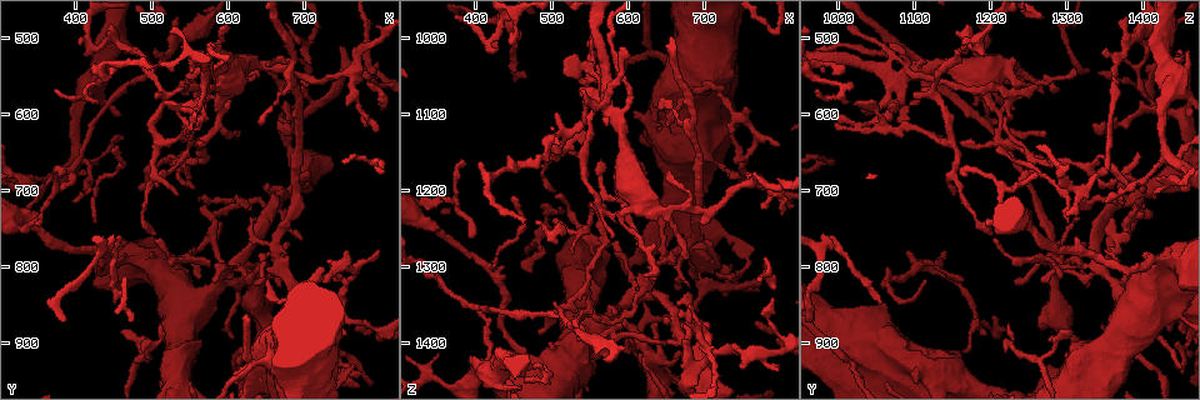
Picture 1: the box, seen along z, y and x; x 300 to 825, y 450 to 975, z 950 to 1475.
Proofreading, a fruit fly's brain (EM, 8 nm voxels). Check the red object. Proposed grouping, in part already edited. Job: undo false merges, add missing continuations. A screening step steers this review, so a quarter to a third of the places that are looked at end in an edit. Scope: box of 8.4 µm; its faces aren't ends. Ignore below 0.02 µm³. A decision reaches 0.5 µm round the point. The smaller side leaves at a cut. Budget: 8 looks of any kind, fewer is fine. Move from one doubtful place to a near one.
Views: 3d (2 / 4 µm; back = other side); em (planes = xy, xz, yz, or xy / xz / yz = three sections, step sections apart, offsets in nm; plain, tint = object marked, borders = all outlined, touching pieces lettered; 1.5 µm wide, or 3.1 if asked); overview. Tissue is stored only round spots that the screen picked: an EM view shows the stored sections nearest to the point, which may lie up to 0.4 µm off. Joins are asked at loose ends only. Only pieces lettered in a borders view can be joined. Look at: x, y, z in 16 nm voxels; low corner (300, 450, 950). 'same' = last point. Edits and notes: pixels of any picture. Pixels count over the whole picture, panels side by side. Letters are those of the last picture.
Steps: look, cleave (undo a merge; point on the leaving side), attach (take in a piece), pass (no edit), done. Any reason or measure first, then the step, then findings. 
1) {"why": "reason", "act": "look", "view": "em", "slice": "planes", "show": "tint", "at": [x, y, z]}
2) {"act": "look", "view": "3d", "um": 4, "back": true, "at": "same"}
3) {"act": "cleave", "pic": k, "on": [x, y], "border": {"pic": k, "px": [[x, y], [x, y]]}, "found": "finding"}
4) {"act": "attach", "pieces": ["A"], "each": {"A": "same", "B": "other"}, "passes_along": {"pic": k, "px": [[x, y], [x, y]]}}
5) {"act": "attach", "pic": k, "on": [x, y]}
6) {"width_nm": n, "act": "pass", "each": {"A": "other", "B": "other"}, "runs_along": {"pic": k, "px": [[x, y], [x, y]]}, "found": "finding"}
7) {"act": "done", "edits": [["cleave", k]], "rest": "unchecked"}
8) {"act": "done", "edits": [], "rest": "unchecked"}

{"why": "thick turns thin", "act": "look", "view": "em", "slice": "planes", "show": "borders", "at": [345, 745, 1215]}

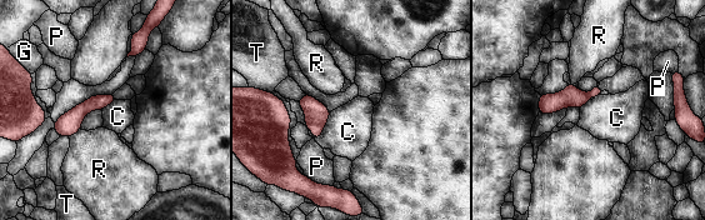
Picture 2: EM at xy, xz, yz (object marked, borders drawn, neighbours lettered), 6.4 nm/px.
{"longest_contact_nm": ["P", 220], "act": "pass", "each": {"C": "other", "G": "other", "P": "other", "R": "other", "T": "other"}, "border": {"pic": 2, "px": [[331, 111], [323, 133], [315, 139]]}, "found": "continuous, no second cell"}

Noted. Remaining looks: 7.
{"why": "narrows sharply", "act": "look", "view": "em", "slice": "planes", "show": "tint", "at": [610, 800, 1335]}

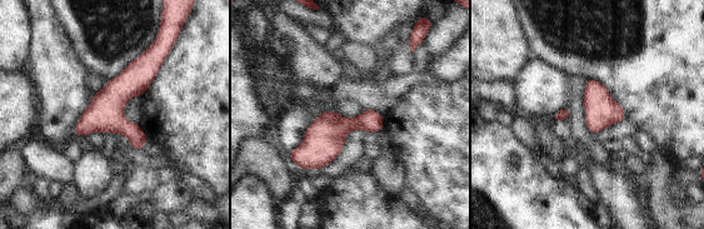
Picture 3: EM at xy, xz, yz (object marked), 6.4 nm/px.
{"act": "look", "view": "em", "slice": "planes", "show": "borders", "at": "same"}

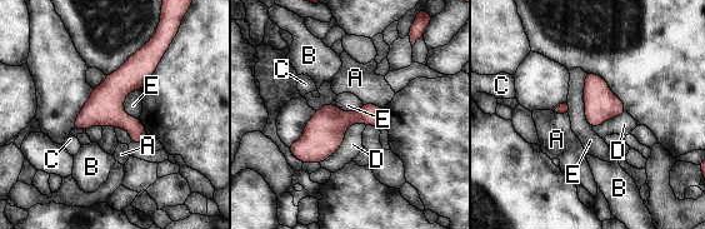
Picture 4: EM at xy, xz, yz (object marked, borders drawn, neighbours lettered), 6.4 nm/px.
{"longest_contact_nm": ["D", 380], "act": "pass", "each": {"A": "other", "B": "other", "C": "other", "D": "other", "E": "other"}, "border": {"pic": 4, "px": [[585, 73], [584, 118], [591, 128]]}, "found": "continuous, no second cell"}

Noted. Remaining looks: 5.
{"why": "thin end", "act": "look", "view": "em", "slice": "xy", "step": 4, "show": "borders", "at": [535, 655, 1390]}

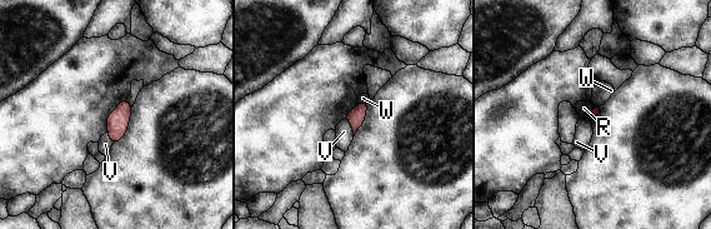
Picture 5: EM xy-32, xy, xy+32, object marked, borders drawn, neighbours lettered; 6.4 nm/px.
{"why": "another direction", "act": "look", "view": "em", "slice": "planes", "show": "borders", "at": "same"}

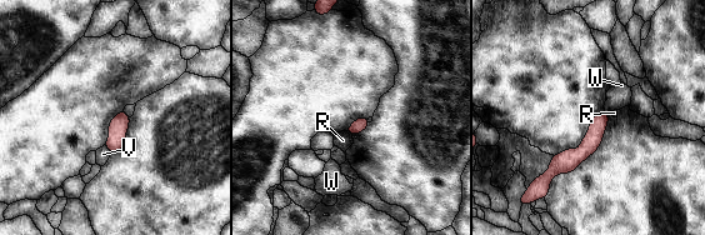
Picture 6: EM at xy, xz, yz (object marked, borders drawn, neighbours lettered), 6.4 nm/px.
{"act": "pass", "each": {"R": "other", "V": "other", "W": "other"}, "border": {"pic": 6, "px": [[104, 145], [110, 154]]}, "found": "none of them fits"}

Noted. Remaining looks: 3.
{"act": "done", "edits": [], "rest": "unchecked"}

